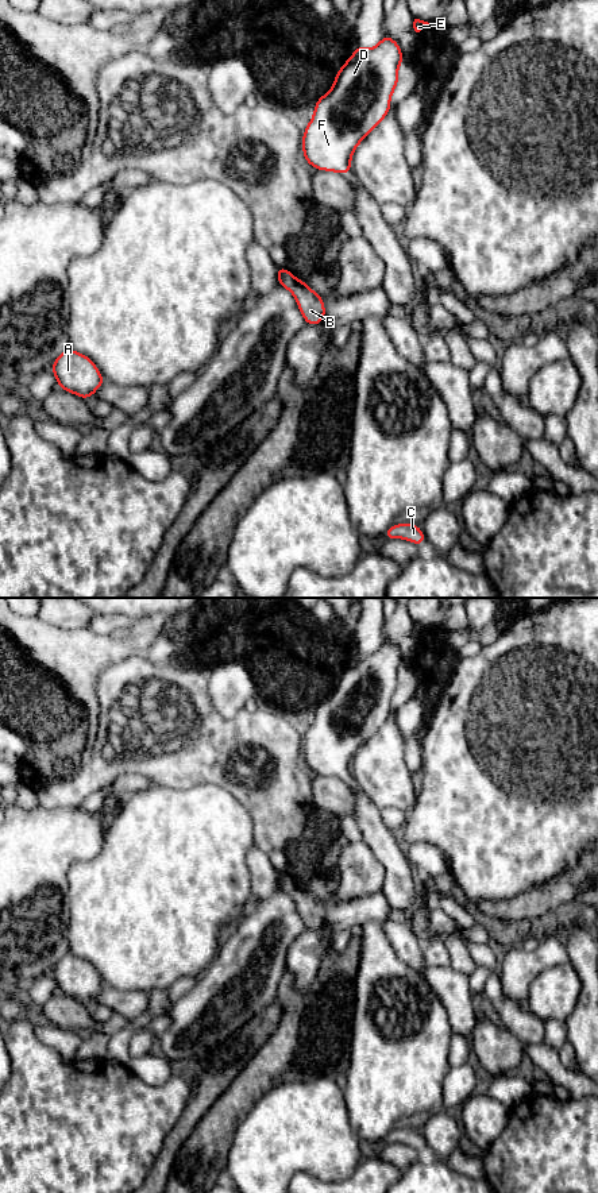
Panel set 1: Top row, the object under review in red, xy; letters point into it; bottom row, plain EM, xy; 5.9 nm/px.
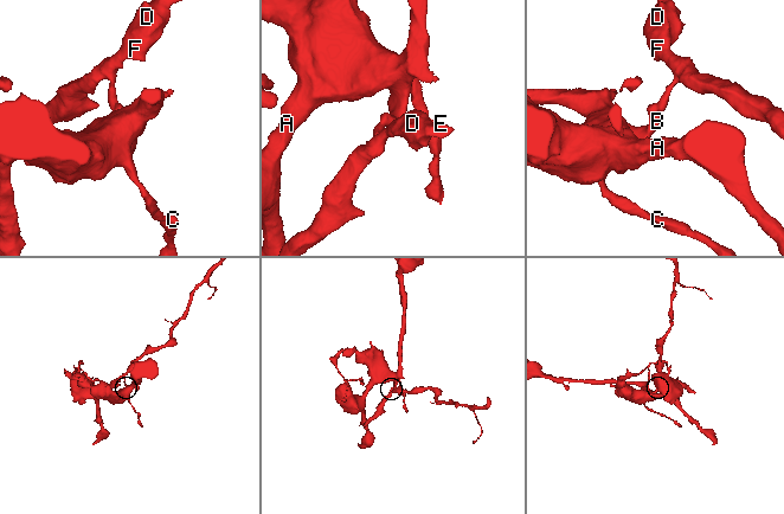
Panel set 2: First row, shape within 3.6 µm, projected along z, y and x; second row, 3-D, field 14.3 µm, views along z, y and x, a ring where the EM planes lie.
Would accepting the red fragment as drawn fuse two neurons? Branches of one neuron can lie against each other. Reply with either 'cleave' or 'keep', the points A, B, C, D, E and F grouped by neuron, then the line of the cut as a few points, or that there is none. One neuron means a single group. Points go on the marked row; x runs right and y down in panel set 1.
cleave | A B C / D E F | xy (285, 269), (280, 284)

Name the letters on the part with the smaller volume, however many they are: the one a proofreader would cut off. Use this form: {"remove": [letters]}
{"remove": ["D", "E", "F"]}

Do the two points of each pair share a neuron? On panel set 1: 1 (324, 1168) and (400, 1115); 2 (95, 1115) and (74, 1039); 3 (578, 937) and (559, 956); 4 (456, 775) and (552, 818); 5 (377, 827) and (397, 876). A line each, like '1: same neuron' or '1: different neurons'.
1: different neurons
2: different neurons
3: different neurons
4: same neuron
5: same neuron

